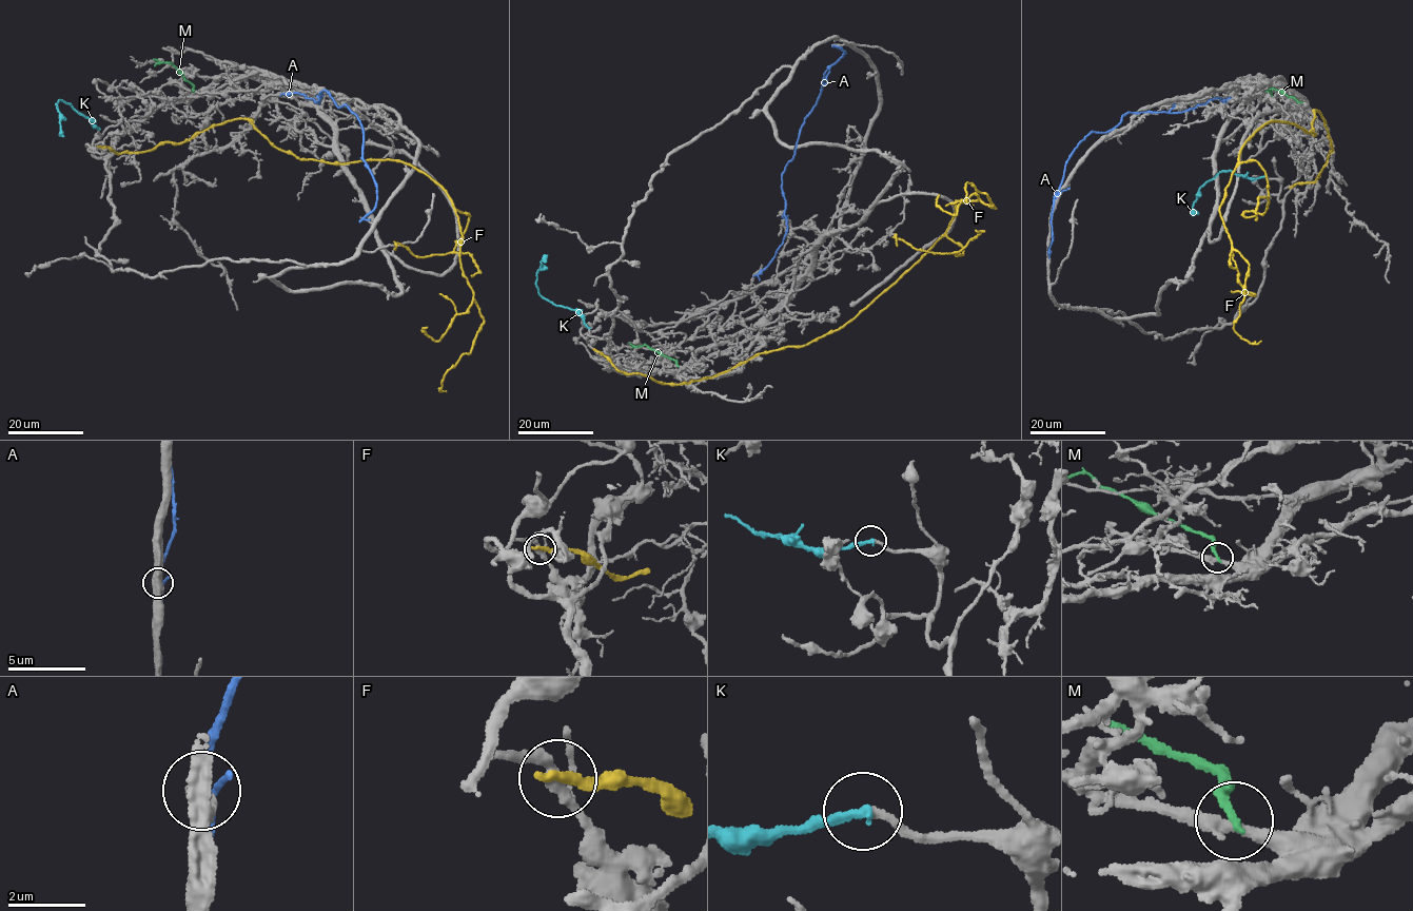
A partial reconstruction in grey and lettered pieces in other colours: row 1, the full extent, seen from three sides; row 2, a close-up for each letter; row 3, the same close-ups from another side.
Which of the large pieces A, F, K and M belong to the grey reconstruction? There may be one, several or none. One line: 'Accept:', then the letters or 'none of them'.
Accept: K

